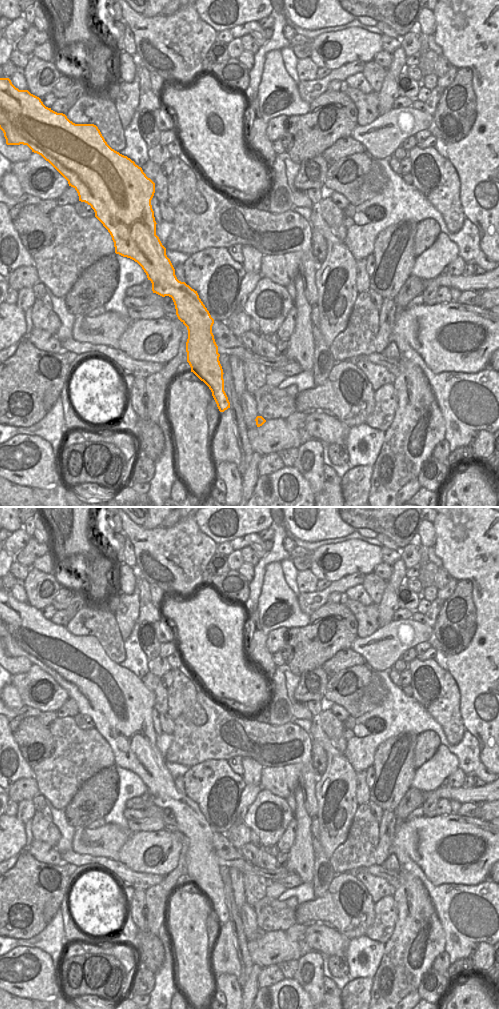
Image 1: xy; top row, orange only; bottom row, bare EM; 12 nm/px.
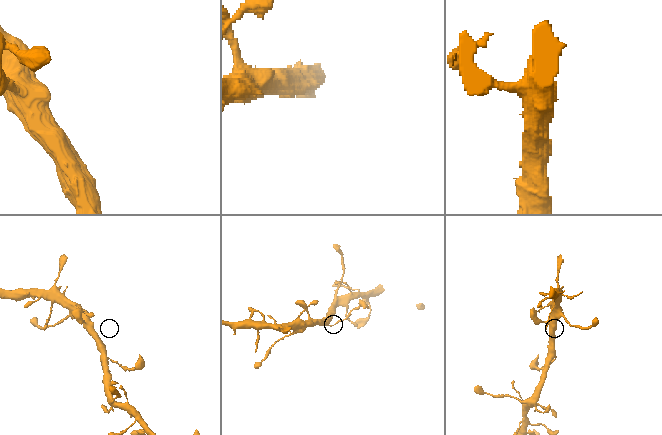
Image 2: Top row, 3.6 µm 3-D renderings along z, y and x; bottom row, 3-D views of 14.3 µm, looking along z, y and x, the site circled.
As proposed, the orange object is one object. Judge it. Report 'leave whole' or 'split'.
leave whole

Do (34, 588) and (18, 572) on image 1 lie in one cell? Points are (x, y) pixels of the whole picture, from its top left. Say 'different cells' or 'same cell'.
different cells

